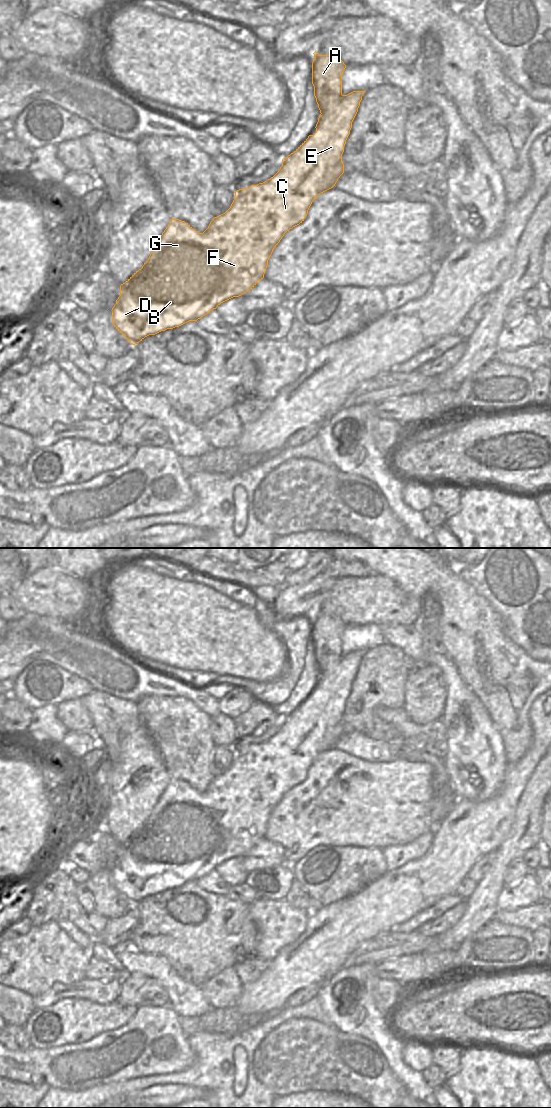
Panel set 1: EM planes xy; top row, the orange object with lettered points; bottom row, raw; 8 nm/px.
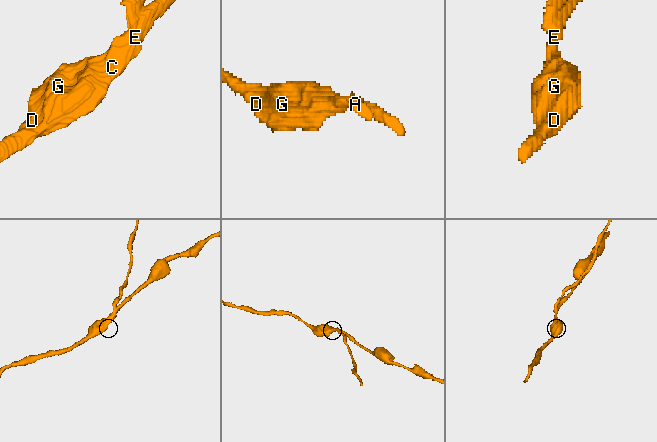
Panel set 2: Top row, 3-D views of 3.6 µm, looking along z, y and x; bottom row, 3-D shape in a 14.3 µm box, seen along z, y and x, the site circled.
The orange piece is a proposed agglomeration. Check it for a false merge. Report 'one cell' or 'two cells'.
two cells

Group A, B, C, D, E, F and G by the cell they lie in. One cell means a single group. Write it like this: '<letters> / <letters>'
A / B C D E F G

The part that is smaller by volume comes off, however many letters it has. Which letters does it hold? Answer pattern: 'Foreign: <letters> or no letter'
Foreign: A

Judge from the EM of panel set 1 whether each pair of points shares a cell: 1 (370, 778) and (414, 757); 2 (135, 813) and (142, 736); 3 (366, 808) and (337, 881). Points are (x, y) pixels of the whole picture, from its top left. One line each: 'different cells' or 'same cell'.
1: different cells
2: same cell
3: different cells

